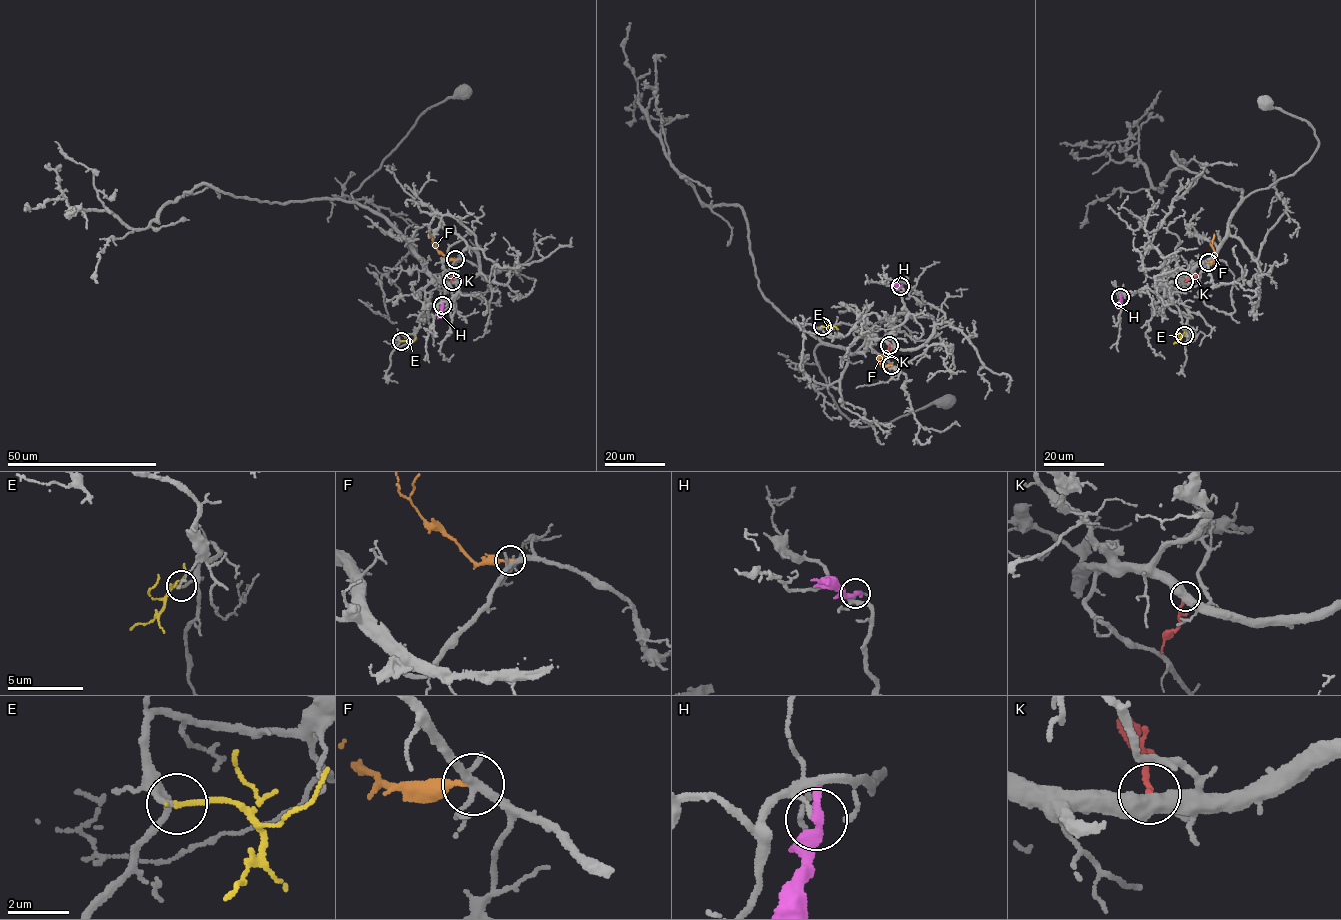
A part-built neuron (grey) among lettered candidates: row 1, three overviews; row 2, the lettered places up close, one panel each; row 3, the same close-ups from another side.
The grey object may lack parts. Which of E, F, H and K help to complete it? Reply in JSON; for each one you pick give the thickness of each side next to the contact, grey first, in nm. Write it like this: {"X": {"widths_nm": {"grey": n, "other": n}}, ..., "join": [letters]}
{"E": {"widths_nm": {"grey": 160, "other": 160}}, "join": ["E"]}

